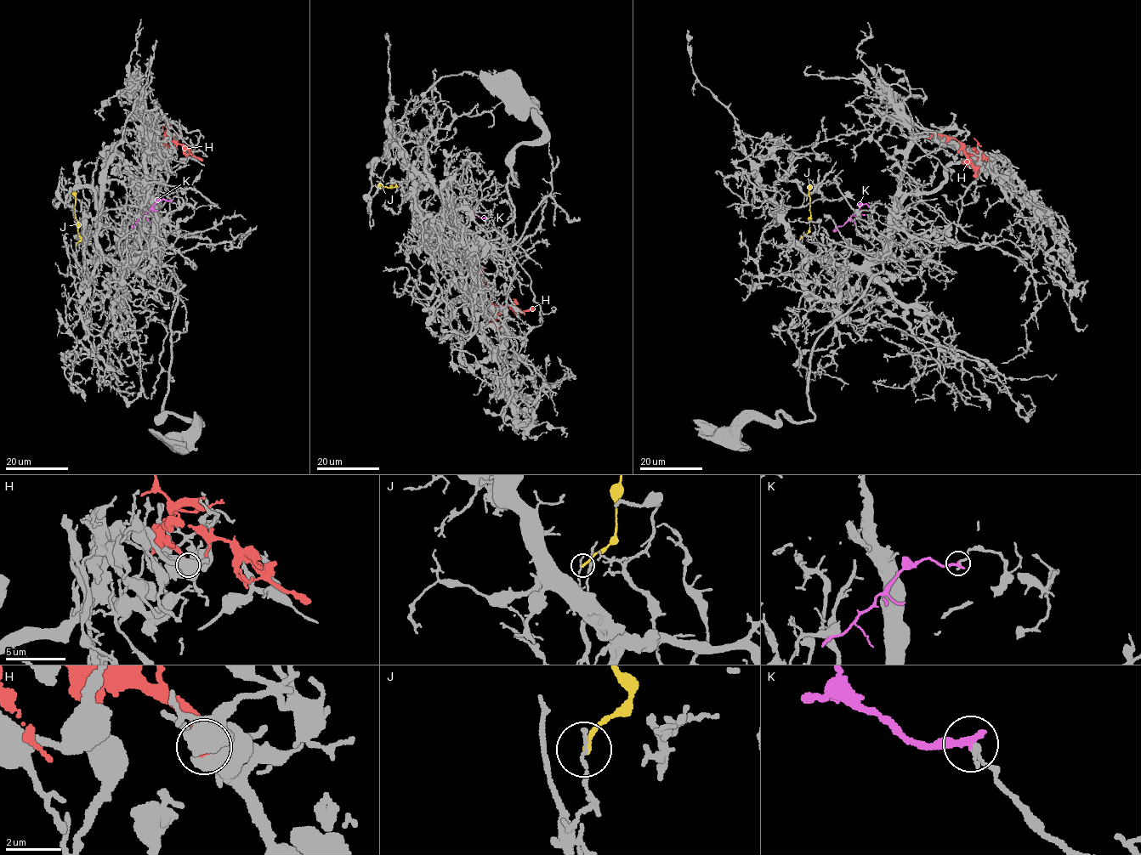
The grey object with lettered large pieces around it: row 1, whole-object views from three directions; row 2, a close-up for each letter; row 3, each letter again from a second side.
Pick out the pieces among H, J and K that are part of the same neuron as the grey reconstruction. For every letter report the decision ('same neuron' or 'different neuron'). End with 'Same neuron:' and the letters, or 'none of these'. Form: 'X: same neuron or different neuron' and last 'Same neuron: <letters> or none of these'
H: same neuron
J: different neuron
K: different neuron
Same neuron: H

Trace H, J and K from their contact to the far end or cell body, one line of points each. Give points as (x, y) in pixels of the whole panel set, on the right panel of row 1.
H: (992, 166), (974, 153), (967, 153), (954, 138), (933, 134), (927, 138)
J: (801, 237), (809, 227), (811, 184)
K: (870, 206), (861, 204), (859, 210), (833, 232)

